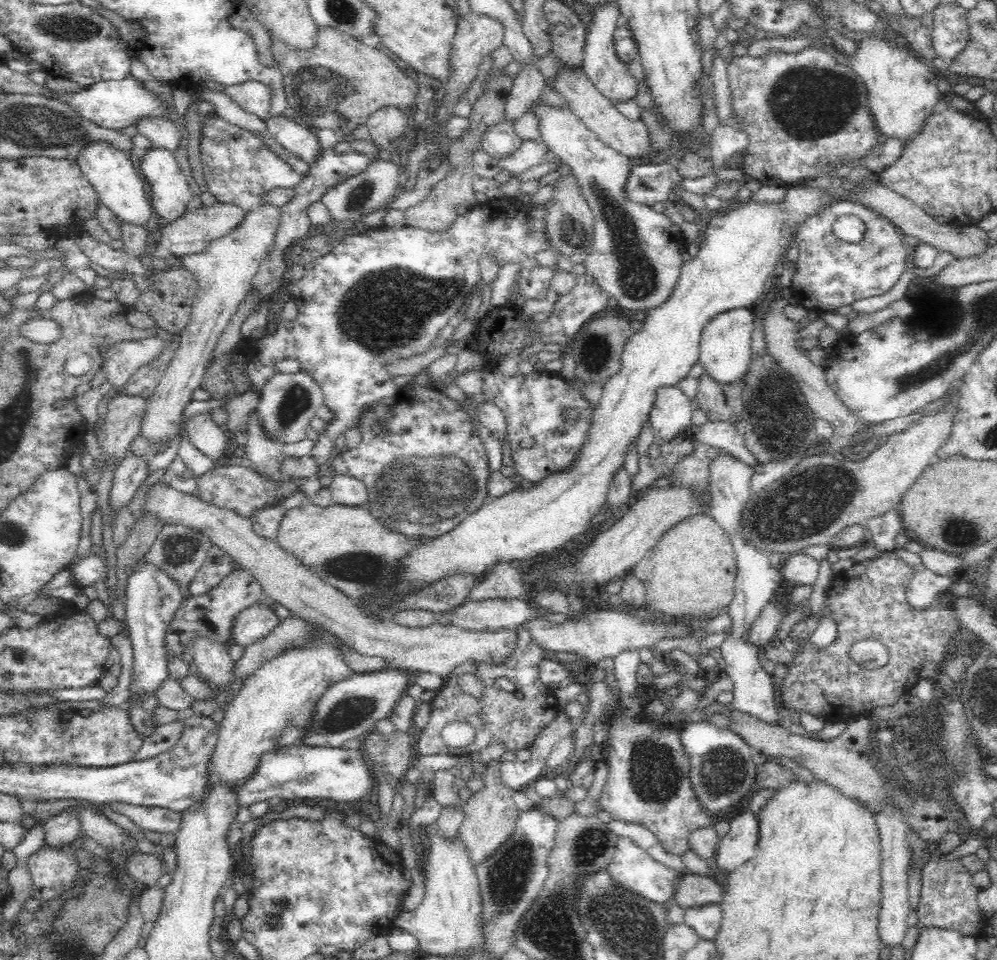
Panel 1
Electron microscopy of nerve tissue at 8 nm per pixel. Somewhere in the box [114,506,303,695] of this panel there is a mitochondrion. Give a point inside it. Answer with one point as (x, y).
(180, 550)

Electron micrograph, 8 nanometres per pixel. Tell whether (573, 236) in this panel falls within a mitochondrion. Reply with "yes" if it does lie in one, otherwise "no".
yes

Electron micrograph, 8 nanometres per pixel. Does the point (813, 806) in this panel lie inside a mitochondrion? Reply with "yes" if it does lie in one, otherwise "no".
no

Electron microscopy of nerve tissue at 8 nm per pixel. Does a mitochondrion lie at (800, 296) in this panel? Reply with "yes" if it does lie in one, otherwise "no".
no

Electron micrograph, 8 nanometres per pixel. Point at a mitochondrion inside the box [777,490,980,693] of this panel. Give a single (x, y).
(957, 531)

